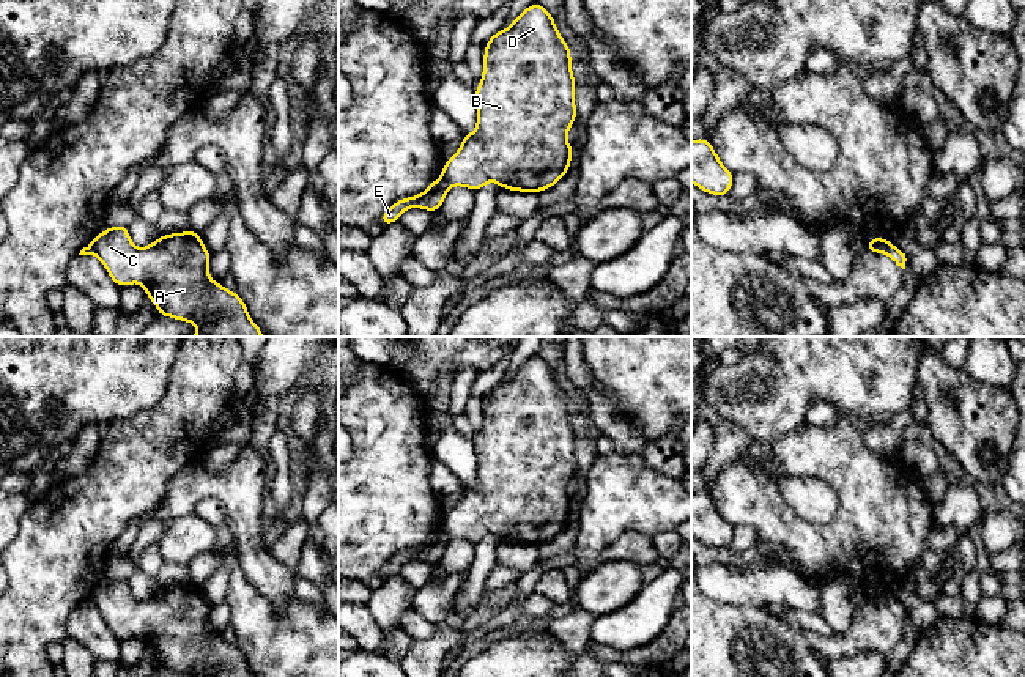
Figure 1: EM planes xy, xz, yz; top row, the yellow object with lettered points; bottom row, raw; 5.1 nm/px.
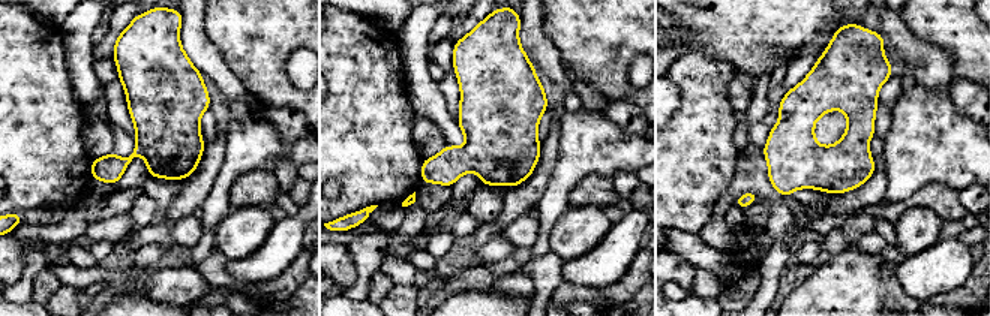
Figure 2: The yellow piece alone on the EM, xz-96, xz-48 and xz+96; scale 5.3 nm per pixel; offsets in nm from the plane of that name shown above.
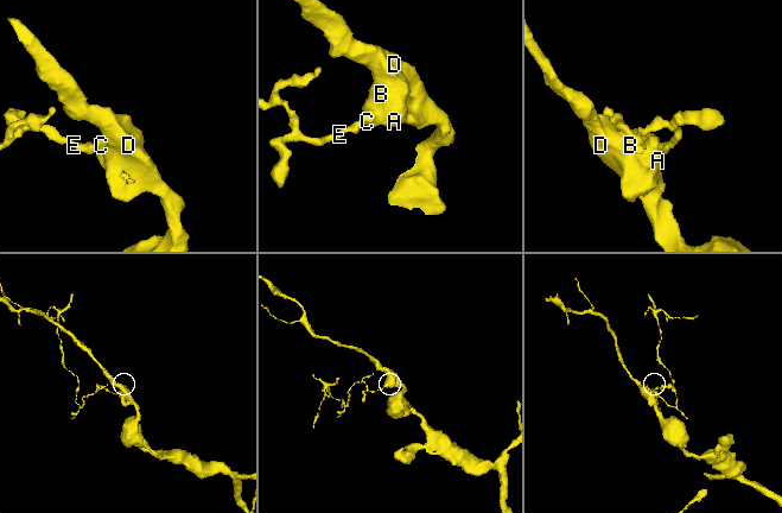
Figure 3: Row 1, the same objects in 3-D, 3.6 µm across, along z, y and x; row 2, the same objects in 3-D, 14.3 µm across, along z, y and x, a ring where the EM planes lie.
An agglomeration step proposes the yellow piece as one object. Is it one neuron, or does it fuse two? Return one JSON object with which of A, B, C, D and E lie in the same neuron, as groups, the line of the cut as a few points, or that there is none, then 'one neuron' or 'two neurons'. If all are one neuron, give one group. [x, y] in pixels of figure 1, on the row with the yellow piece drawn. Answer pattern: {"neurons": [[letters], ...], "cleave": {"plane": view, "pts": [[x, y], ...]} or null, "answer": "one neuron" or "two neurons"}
{"neurons": [["A", "B", "C", "D"], ["E"]], "cleave": {"plane": "yz", "pts": [[890, 243], [885, 252]]}, "answer": "two neurons"}

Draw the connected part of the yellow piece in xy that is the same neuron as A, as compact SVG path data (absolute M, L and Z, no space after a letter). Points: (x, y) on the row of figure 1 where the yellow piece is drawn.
M117 225L98 233L91 246L118 288L142 283L145 296L157 307L159 318L172 316L198 326L192 337L265 337L239 294L211 280L211 253L197 231L164 235L153 244L137 249L131 242L128 225Z

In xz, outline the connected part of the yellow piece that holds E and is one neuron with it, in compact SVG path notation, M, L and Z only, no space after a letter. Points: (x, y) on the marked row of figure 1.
M442 176L435 179L424 194L397 200L383 213L381 224L386 227L397 222L401 213L409 208L424 208L430 213L439 211L449 187L450 184Z

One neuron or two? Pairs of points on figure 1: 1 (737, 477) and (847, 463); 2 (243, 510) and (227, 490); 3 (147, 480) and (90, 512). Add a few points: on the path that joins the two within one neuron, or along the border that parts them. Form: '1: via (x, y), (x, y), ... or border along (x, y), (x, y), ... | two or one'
1: via (777, 517), (792, 532), (828, 532), (847, 503) | one
2: via (243, 506), (232, 495) | one
3: via (133, 480), (126, 480), (104, 501) | one

